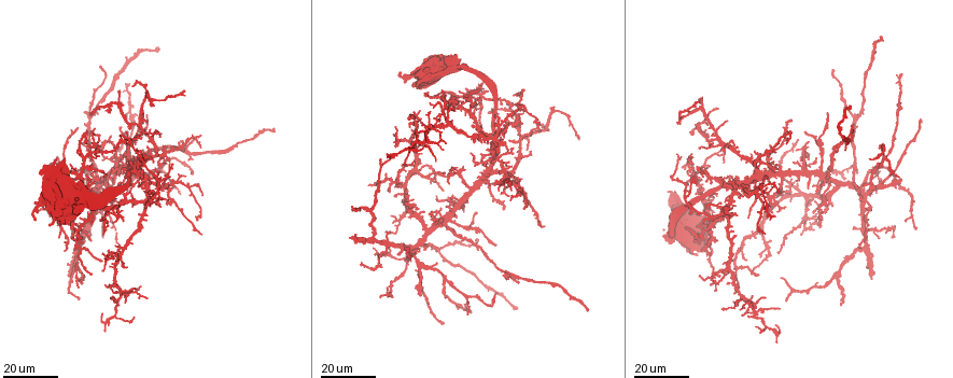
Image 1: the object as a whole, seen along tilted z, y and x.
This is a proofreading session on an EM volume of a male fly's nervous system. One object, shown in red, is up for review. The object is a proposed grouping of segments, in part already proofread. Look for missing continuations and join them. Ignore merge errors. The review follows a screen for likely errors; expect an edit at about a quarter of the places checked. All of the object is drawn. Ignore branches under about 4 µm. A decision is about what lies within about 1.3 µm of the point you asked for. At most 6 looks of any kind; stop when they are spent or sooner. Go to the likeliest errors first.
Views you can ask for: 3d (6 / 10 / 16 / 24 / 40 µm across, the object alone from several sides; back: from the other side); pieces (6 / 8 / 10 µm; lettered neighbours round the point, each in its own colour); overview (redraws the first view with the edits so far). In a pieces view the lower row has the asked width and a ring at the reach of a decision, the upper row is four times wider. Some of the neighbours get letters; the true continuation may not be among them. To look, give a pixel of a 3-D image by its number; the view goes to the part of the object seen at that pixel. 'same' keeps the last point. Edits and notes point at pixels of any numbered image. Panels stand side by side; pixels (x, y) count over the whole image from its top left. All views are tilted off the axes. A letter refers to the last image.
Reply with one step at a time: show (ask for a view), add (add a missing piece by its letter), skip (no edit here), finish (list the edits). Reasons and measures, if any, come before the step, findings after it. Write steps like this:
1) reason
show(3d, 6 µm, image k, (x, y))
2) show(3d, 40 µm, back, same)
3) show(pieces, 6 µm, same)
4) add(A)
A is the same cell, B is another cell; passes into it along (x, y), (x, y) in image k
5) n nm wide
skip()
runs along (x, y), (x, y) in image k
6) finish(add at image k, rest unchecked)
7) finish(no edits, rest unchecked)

free end
show(3d, 24 µm, image 1, (849, 109))

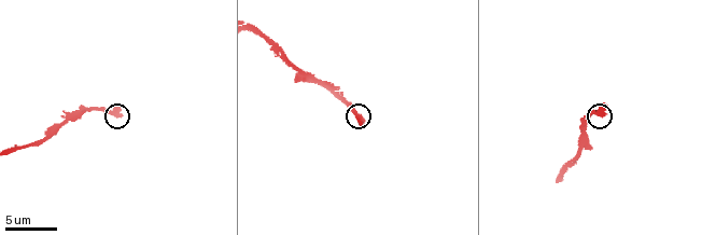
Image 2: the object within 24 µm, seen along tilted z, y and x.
show(pieces, 8 µm, image 2, (359, 122))

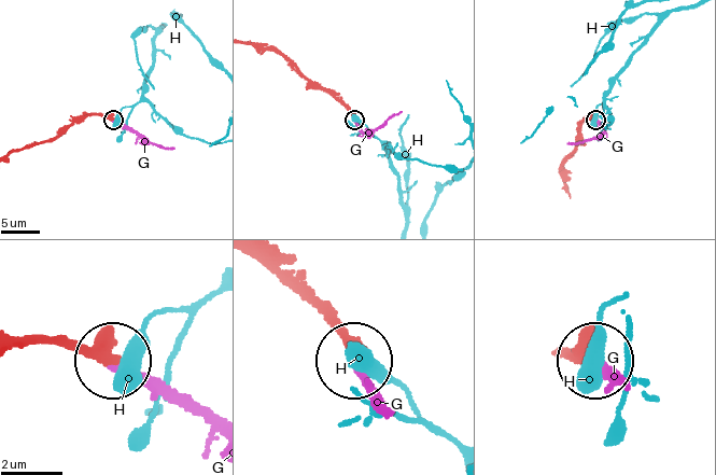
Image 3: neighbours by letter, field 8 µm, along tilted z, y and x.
270 nm wide
add(G)
G is the same cell, H is another cell; passes into it along (24, 344), (101, 351), (212, 427) in image 3; it goes on there

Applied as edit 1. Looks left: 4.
see it whole again
show(overview)

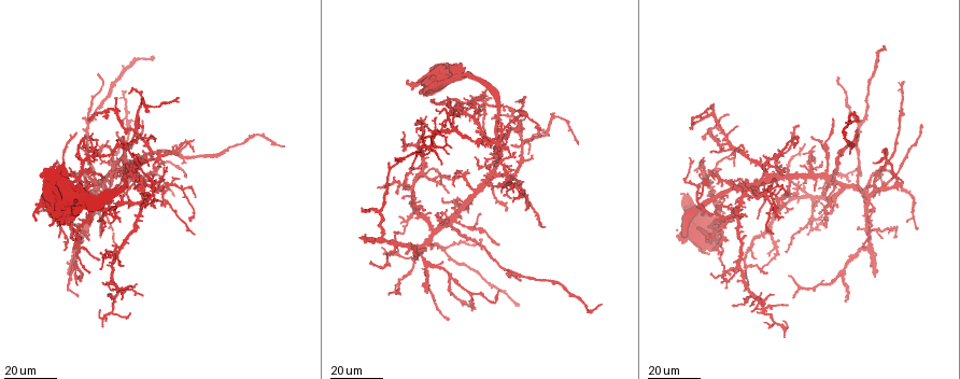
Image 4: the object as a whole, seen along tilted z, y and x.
an open end
show(3d, 24 µm, image 4, (779, 167))

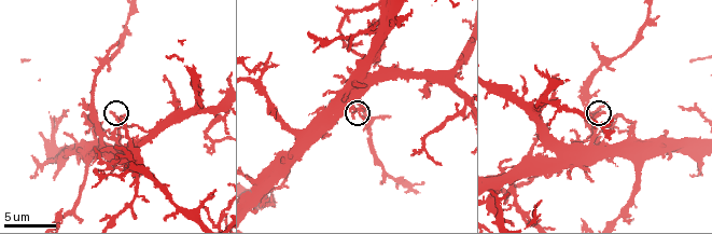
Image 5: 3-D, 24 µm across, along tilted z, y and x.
what lies round it
show(pieces, 6 µm, image 5, (113, 112))

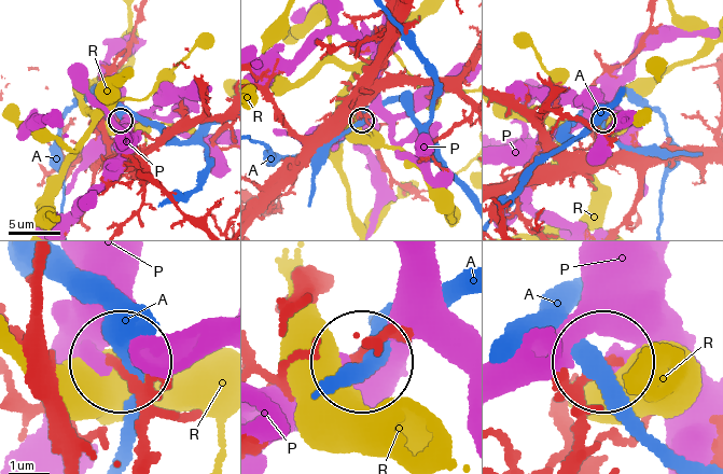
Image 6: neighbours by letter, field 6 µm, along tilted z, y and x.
skip()
A, P and R are other cells; runs along (141, 462), (138, 404), (115, 368) in image 6; none of them fits

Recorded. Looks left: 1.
finish(add at image 3, rest unchecked)

